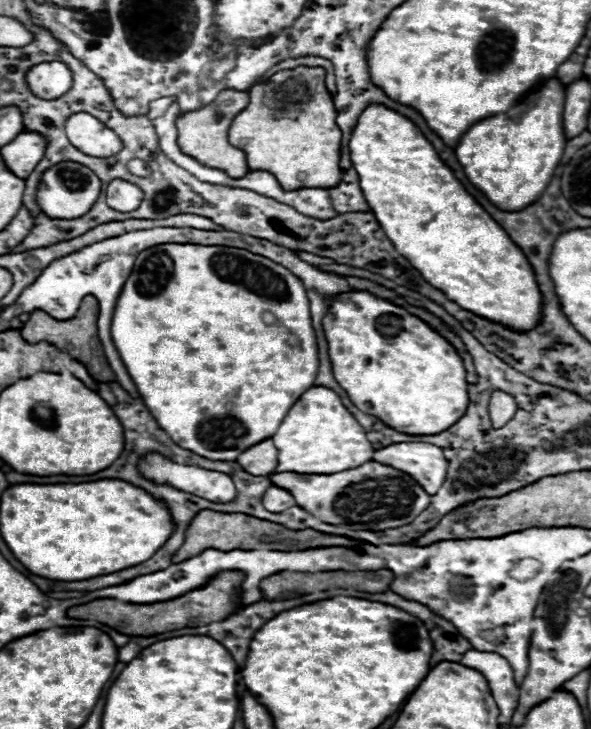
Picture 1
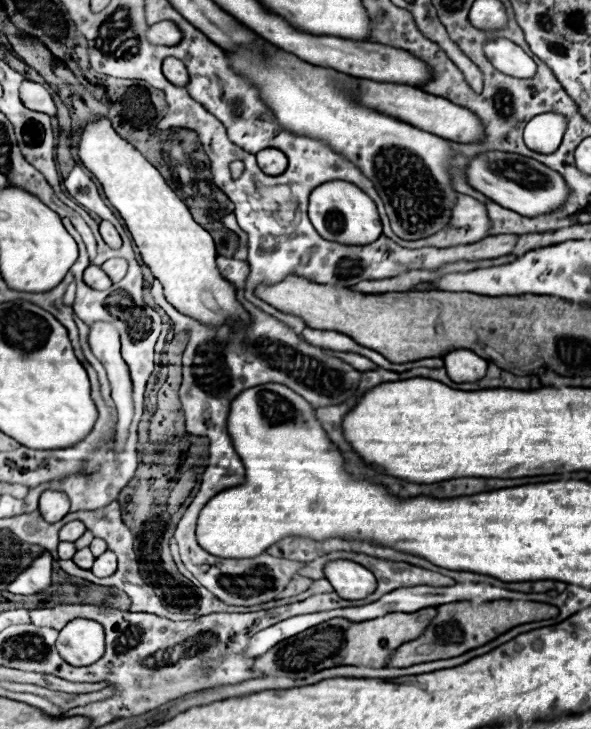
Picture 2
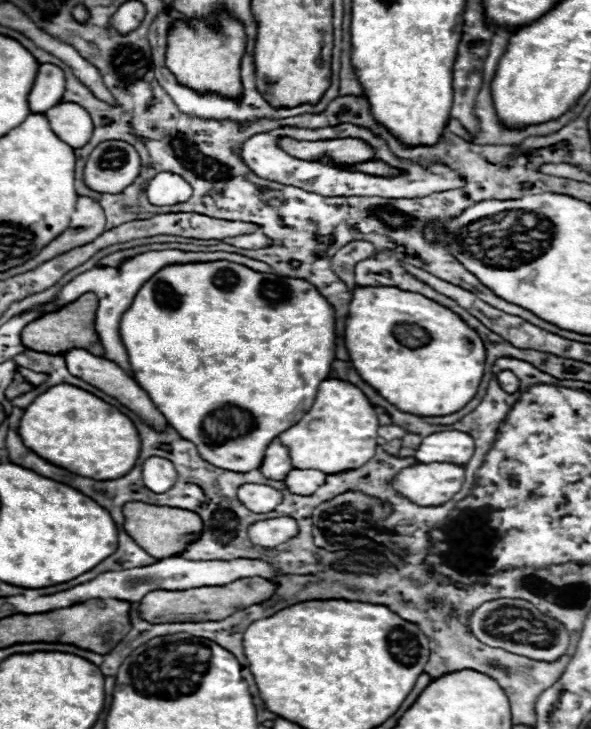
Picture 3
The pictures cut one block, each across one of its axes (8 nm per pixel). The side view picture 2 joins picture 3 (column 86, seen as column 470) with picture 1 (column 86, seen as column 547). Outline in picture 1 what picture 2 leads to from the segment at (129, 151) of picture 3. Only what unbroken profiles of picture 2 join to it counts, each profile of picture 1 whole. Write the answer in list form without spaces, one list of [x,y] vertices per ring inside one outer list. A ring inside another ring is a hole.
[[[68,160],[68,162],[58,162],[44,172],[38,188],[38,204],[46,216],[68,220],[68,218],[84,216],[84,212],[88,212],[92,204],[96,204],[100,192],[102,192],[100,178],[88,166]]]

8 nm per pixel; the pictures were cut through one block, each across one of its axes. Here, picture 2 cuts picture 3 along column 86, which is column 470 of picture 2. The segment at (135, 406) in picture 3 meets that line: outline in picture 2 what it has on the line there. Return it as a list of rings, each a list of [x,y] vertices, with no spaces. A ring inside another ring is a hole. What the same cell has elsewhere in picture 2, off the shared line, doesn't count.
[[[454,350],[444,356],[446,372],[454,382],[476,382],[488,372],[488,362],[470,350]]]

